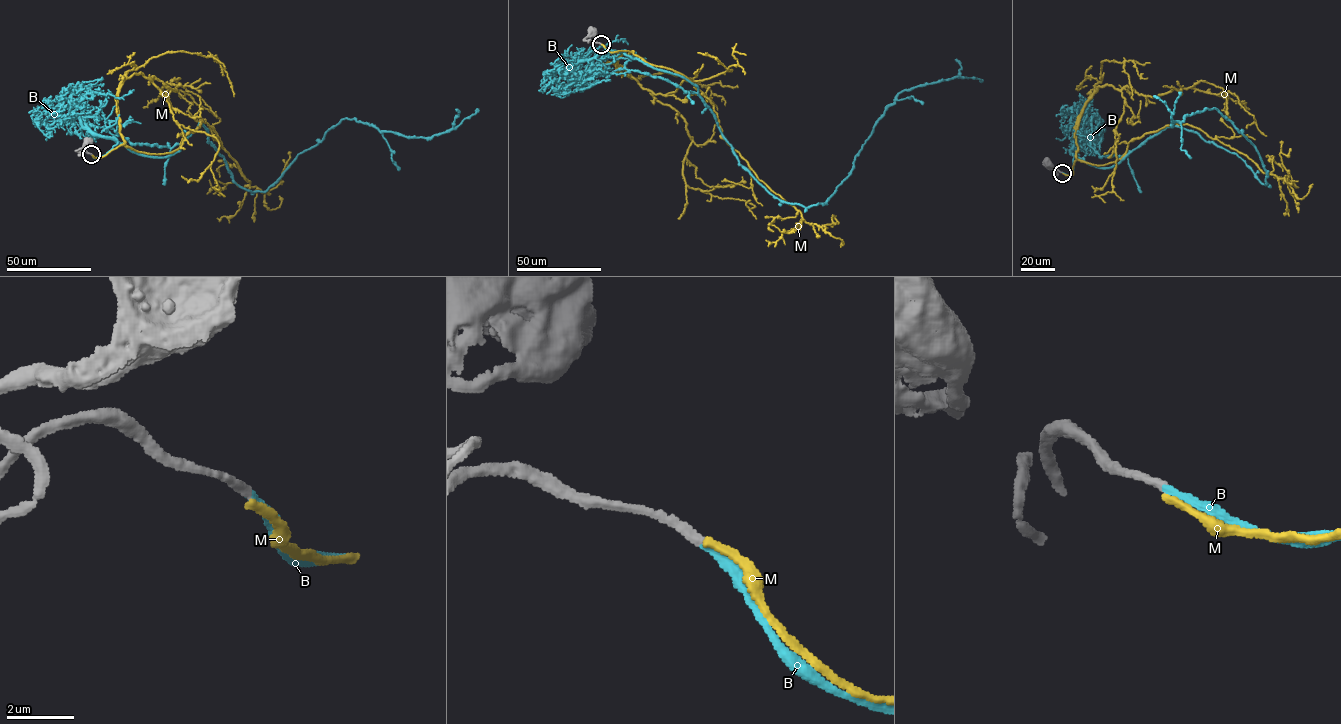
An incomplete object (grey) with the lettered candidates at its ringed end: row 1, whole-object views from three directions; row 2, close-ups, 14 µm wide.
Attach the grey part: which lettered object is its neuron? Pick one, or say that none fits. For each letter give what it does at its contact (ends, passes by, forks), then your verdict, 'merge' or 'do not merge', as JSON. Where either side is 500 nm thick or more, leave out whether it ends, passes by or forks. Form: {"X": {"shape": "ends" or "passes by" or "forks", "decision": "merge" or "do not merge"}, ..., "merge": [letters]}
{"B": {"shape": "ends", "decision": "merge"}, "M": {"shape": "ends", "decision": "do not merge"}, "merge": ["B"]}

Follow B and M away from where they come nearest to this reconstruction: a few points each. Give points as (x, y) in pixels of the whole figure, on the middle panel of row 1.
B: (602, 44), (695, 84), (739, 163), (805, 207), (850, 174), (899, 93), (981, 81)
M: (602, 44), (687, 77), (713, 106), (721, 137), (758, 178), (806, 222), (831, 224), (833, 215), (831, 226)

